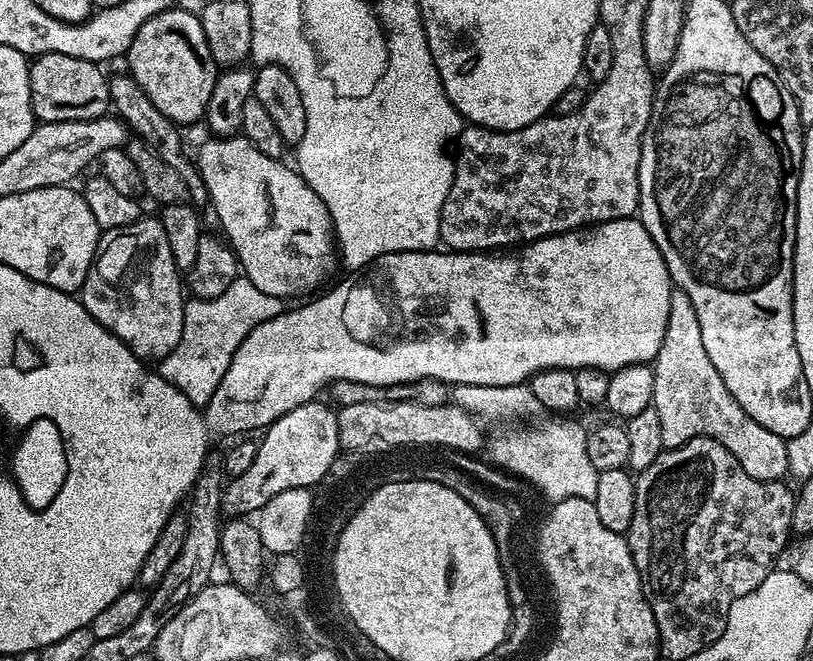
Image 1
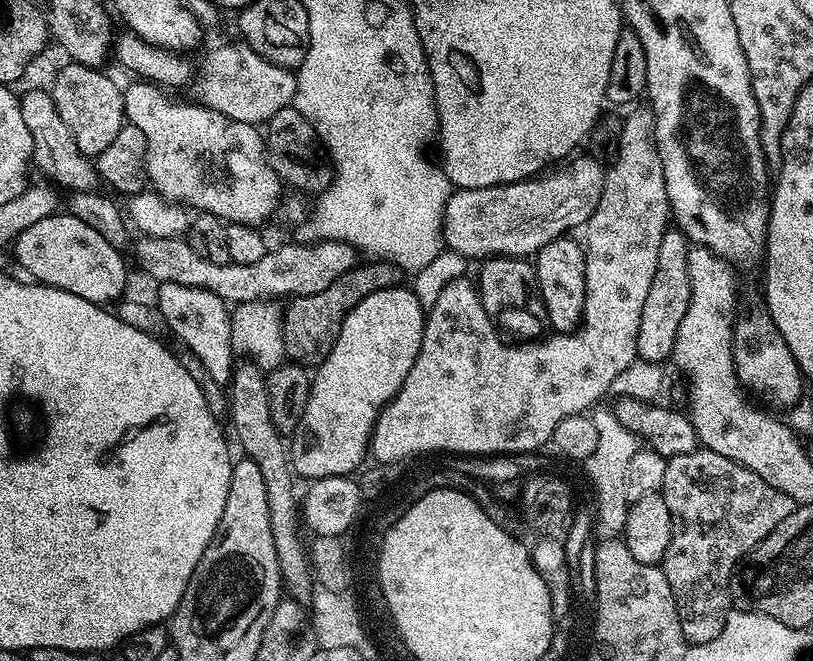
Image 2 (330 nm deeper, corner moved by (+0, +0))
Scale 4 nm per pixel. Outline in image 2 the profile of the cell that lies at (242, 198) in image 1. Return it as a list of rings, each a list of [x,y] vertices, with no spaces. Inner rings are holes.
[[[151,82],[132,83],[136,84],[123,89],[124,115],[127,123],[138,126],[146,134],[148,184],[157,194],[196,212],[212,212],[229,224],[264,226],[275,212],[277,215],[282,204],[282,181],[268,164],[264,138],[257,125],[234,122],[234,118],[226,118],[226,114],[195,102],[179,104]]]

